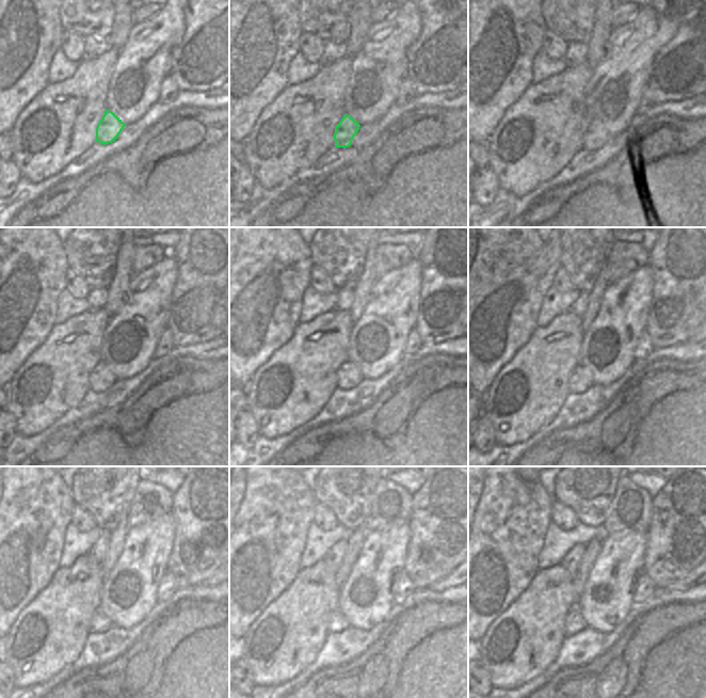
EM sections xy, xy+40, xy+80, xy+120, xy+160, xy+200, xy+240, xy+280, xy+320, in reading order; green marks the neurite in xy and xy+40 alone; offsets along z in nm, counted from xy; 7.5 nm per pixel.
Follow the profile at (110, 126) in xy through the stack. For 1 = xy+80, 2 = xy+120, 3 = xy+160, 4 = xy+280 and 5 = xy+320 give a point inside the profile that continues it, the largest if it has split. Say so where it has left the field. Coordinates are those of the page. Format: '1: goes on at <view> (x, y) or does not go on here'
1: goes on at xy+80 (596, 137)
2: goes on at xy+120 (101, 379)
3: goes on at xy+160 (348, 376)
4: goes on at xy+280 (337, 622)
5: goes on at xy+320 (574, 622)

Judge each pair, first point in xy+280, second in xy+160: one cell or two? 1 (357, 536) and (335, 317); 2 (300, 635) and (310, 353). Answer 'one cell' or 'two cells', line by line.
1: two cells
2: one cell

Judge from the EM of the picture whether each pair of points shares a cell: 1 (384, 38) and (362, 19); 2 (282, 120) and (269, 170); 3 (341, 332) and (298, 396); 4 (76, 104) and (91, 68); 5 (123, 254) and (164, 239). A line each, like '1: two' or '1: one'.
1: two
2: one
3: one
4: one
5: two

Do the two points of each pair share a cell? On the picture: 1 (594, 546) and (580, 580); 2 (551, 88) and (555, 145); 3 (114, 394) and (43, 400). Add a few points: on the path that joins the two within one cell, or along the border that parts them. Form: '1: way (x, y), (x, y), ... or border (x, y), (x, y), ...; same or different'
1: way (590, 555), (582, 571); same
2: way (551, 101), (551, 131); same
3: border (91, 390), (75, 407), (65, 413); different

